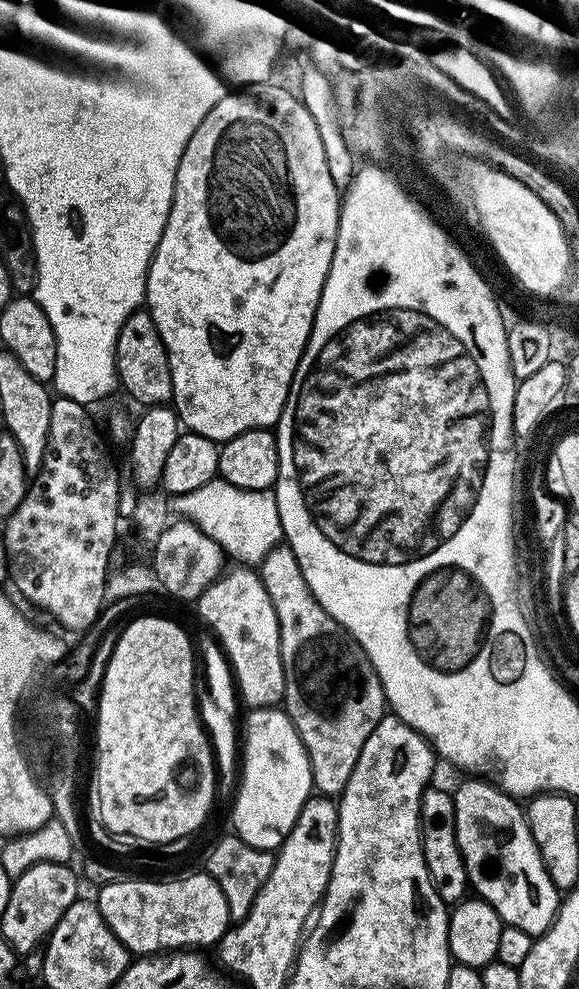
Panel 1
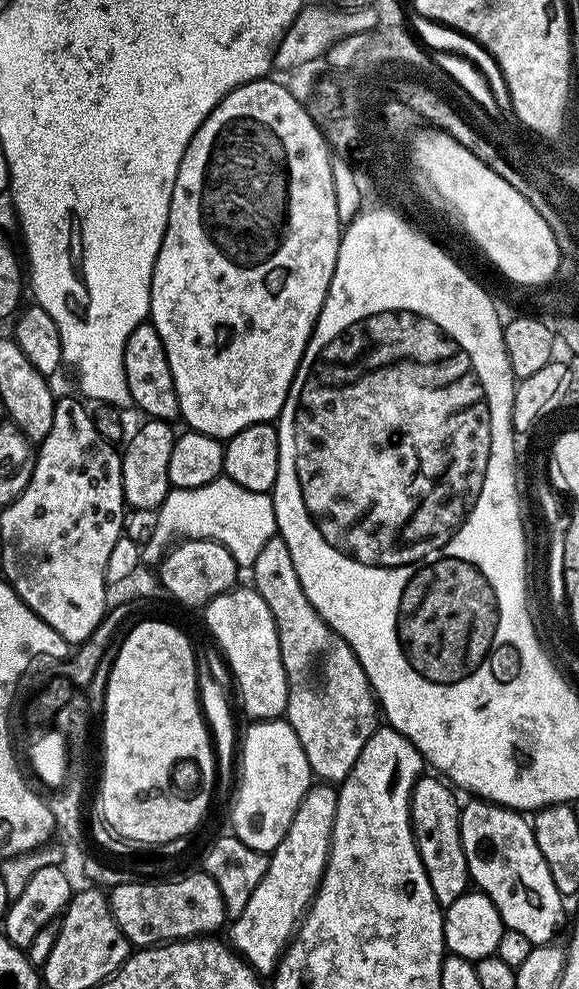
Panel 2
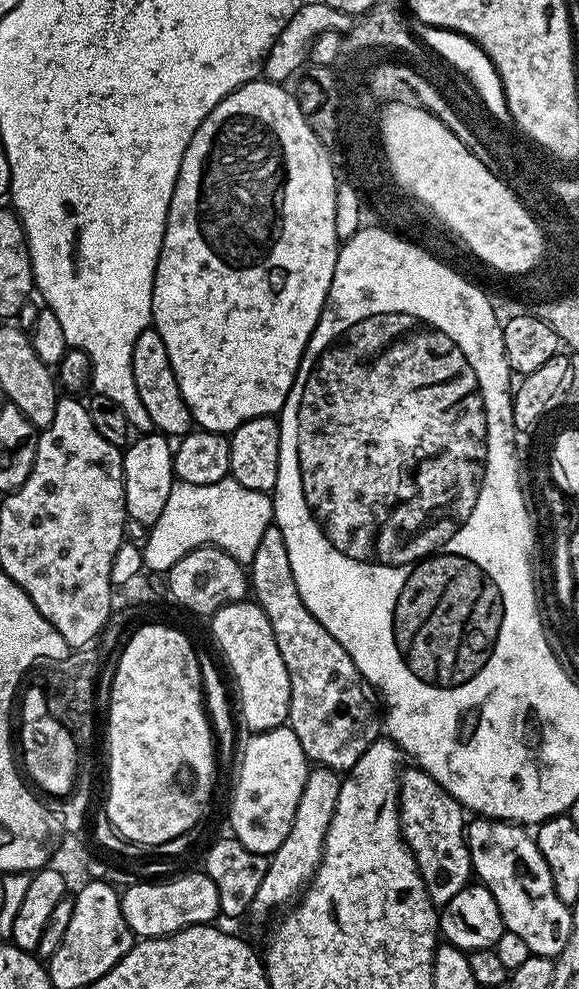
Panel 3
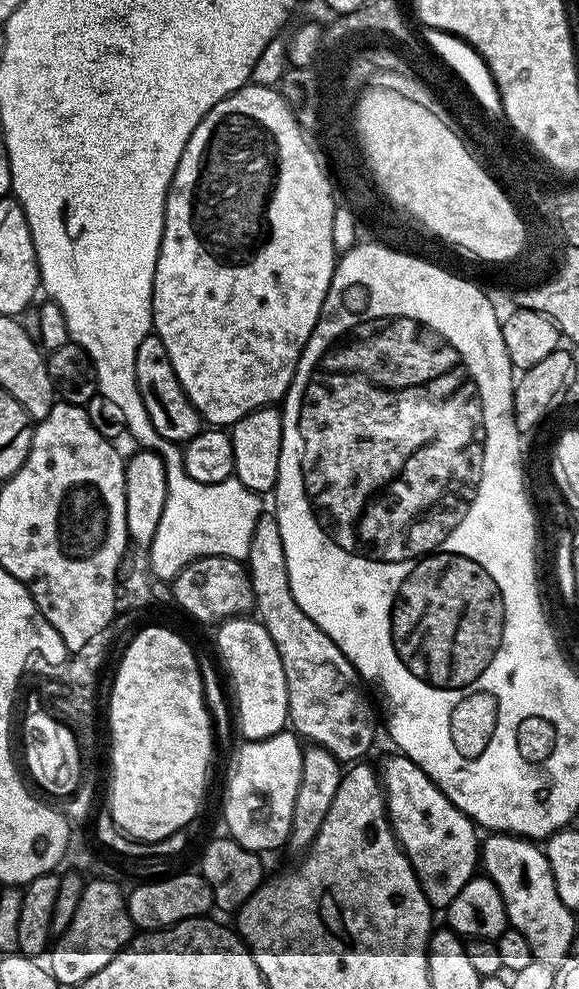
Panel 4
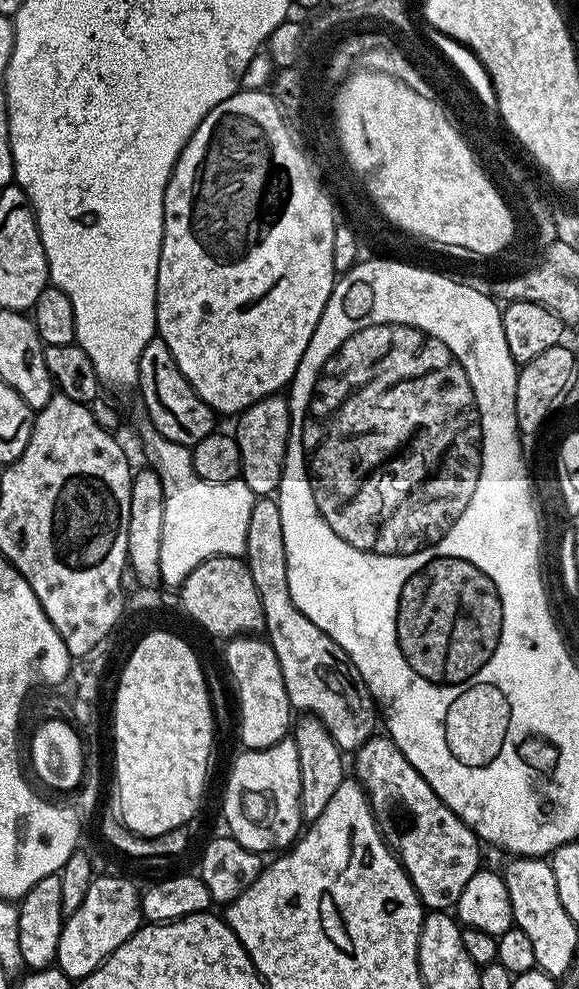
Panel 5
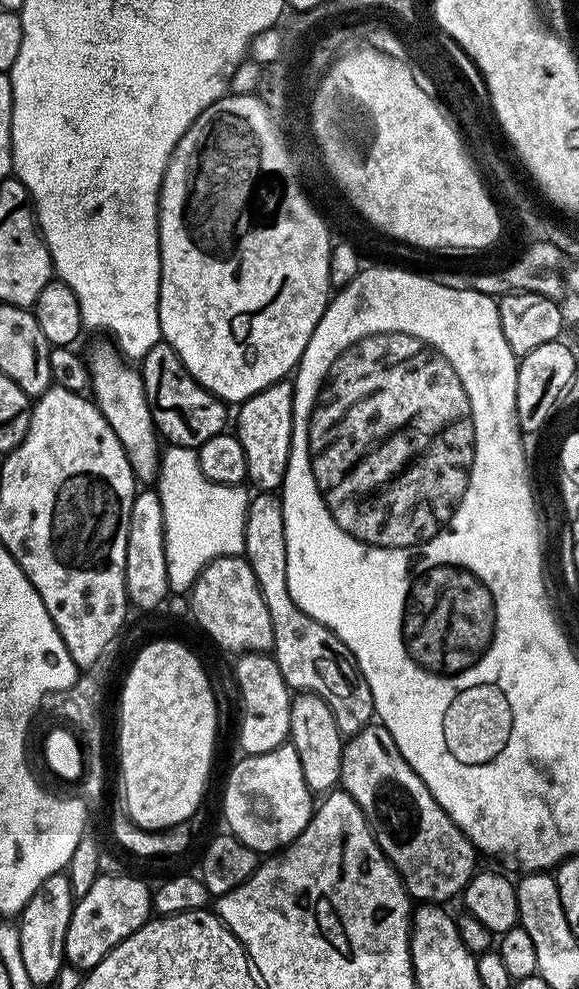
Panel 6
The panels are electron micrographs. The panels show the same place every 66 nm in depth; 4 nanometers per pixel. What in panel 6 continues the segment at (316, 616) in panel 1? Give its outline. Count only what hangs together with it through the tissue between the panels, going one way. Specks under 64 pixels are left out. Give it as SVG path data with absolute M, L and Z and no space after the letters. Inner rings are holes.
M260 492L253 495L248 502L248 517L246 518L246 526L244 527L244 551L243 555L246 557L250 570L254 570L254 578L258 578L258 590L262 590L262 602L266 602L266 610L270 610L270 626L274 626L274 642L272 643L272 652L278 662L278 670L282 674L282 678L288 683L289 689L295 690L297 693L309 692L318 698L322 698L322 702L326 702L326 706L330 706L330 710L334 714L334 722L338 722L338 730L345 737L350 737L358 730L362 730L367 724L373 723L374 713L376 707L372 701L370 694L370 686L366 682L366 678L360 672L360 667L357 666L355 660L352 659L352 653L349 652L348 647L333 634L326 626L322 626L322 622L318 622L314 618L310 618L310 614L306 614L294 602L294 598L290 598L290 590L286 582L286 526L284 525L284 505L279 495L270 492Z

